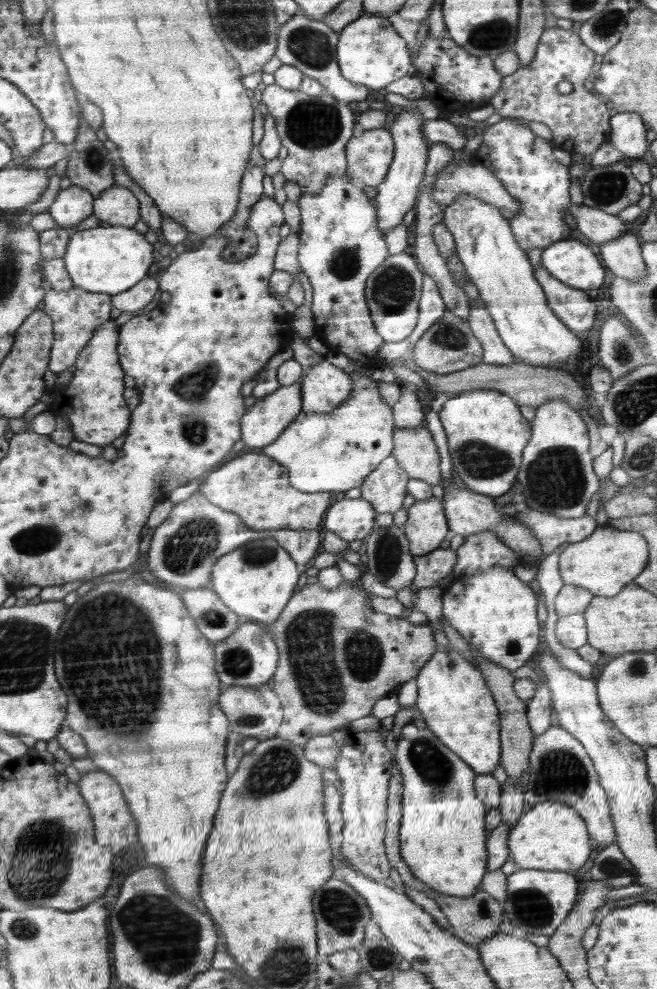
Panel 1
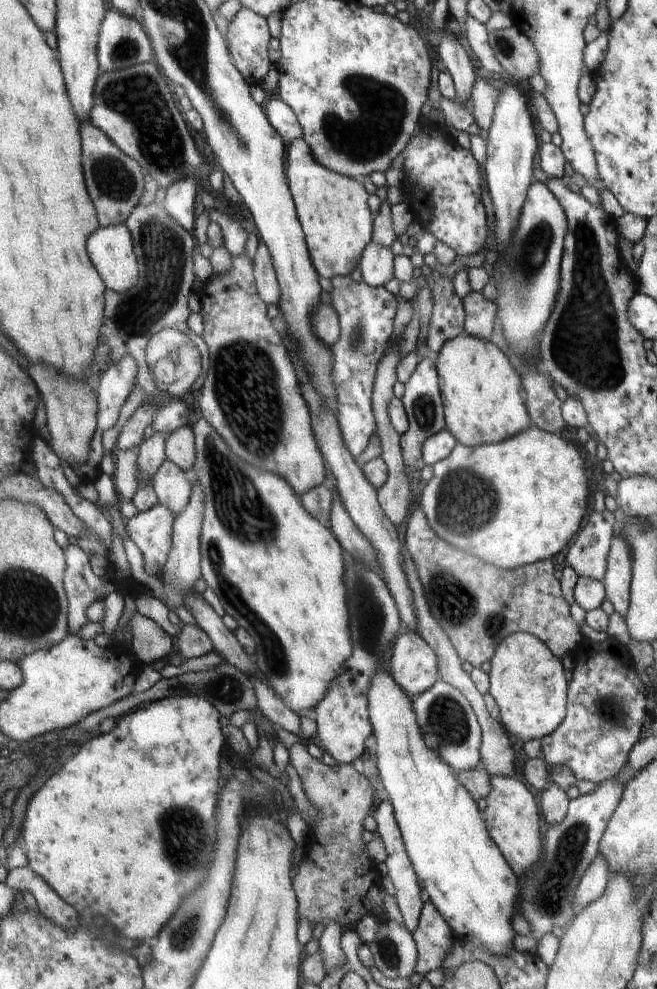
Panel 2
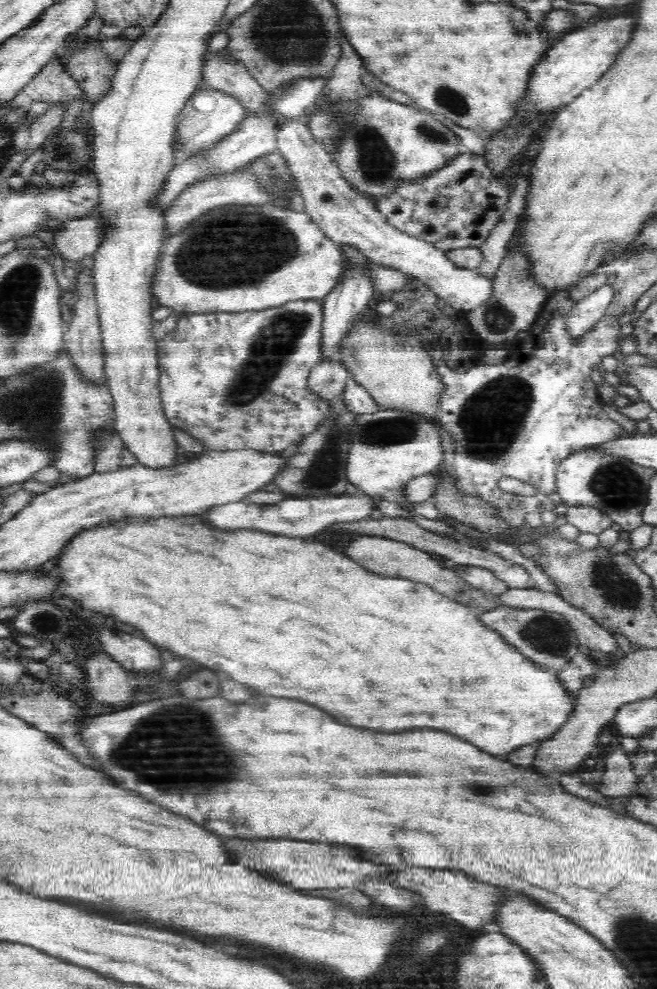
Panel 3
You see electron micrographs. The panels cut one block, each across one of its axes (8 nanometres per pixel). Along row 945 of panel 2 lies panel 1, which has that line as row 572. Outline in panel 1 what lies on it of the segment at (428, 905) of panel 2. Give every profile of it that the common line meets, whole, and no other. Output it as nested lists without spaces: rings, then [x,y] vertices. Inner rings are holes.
[[[445,546],[428,555],[413,557],[413,560],[416,573],[412,584],[419,589],[437,588],[444,578],[453,573],[458,556],[455,550]]]

